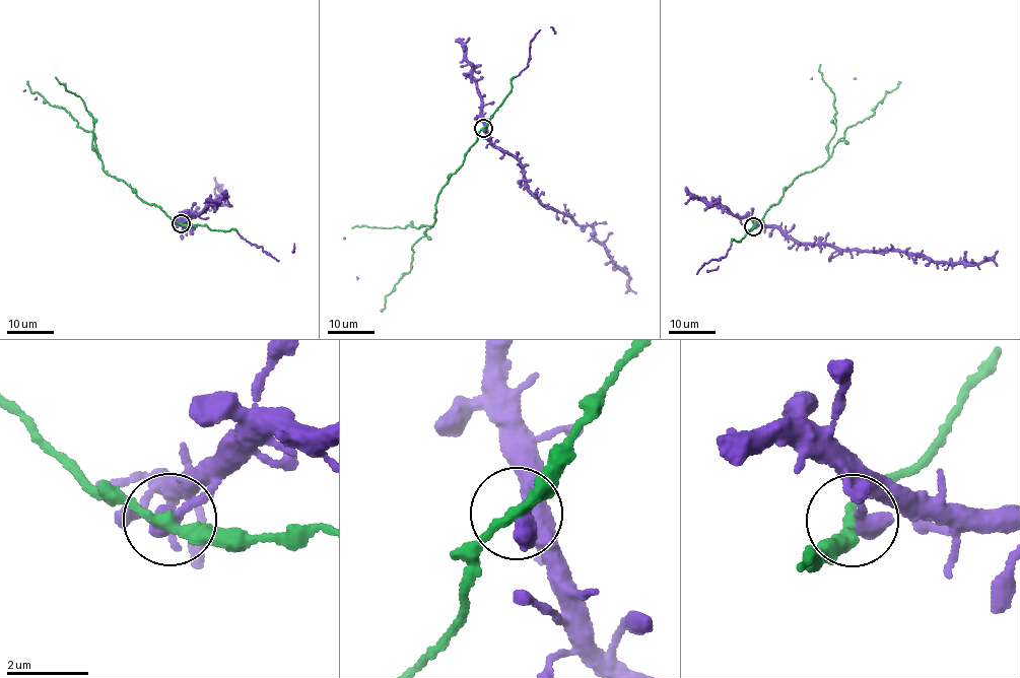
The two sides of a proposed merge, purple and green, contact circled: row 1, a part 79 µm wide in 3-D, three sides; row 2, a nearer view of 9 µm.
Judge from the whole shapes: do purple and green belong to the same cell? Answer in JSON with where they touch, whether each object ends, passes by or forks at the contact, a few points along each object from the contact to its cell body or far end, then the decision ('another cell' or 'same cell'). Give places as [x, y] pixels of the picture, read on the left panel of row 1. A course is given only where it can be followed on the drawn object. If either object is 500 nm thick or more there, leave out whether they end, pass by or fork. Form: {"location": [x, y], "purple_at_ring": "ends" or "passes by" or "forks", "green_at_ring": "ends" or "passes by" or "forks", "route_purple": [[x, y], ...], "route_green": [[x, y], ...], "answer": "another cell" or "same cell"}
{"location": [181, 223], "purple_at_ring": "ends", "green_at_ring": "passes by", "route_purple": [[182, 224], [181, 217], [190, 226], [181, 222], [218, 201], [213, 200], [216, 203], [222, 191], [214, 177]], "route_green": [[182, 224], [146, 203], [123, 181], [105, 173], [93, 133], [78, 126], [62, 108], [31, 92], [26, 81]], "answer": "same cell"}

